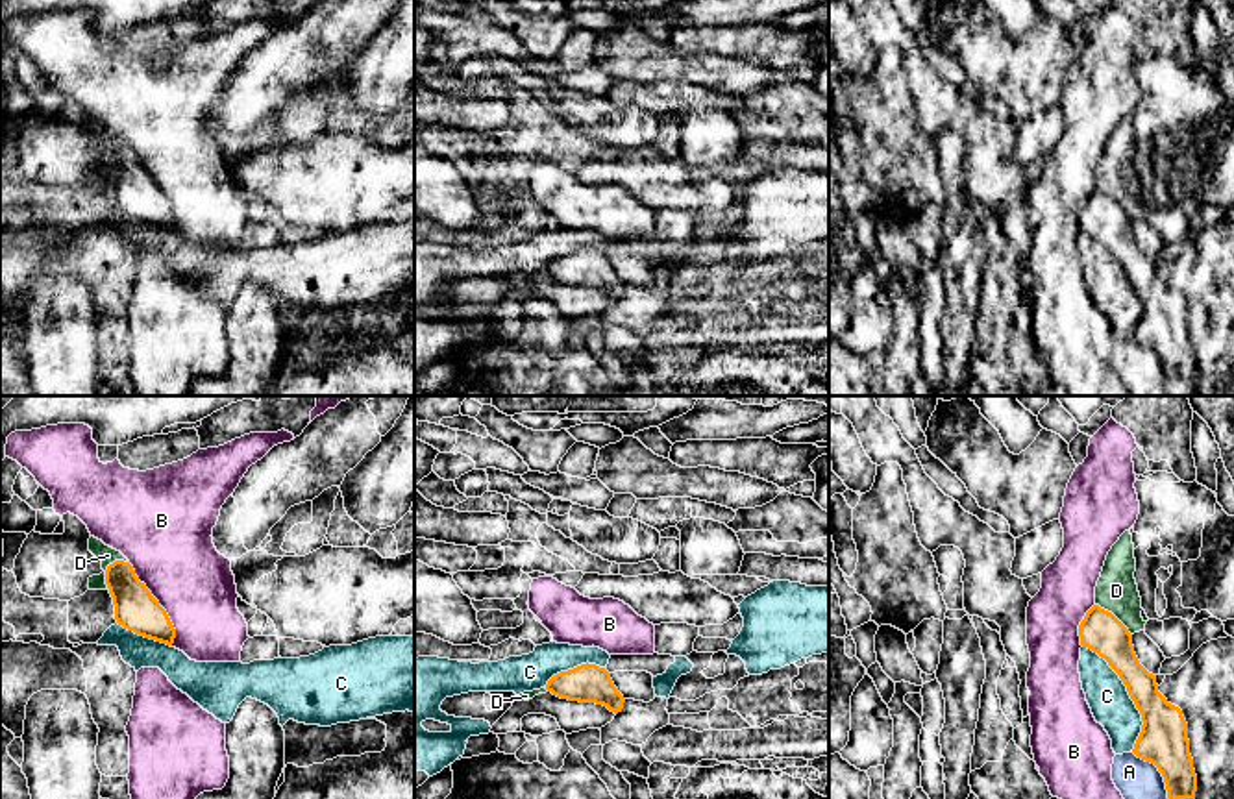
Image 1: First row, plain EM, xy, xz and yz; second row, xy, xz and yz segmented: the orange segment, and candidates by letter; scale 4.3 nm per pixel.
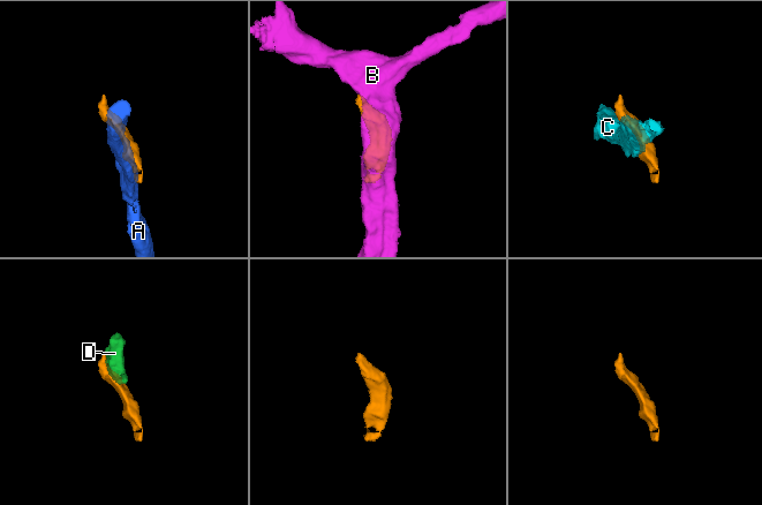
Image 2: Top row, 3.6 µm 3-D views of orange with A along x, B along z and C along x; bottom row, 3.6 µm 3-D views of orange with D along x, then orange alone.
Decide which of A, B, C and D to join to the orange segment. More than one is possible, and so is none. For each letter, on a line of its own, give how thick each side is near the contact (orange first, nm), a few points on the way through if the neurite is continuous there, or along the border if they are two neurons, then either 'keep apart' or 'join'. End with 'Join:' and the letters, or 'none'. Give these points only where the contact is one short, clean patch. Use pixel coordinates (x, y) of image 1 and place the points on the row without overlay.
A: 220/190 nm | along yz (1133, 337), (1157, 354), (1170, 387) | keep apart
B: 190/360 nm | keep apart
C: 200/180 nm | keep apart
D: 190/70 nm | keep apart
Join: none

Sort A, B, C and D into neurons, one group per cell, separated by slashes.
A / B / C / D

